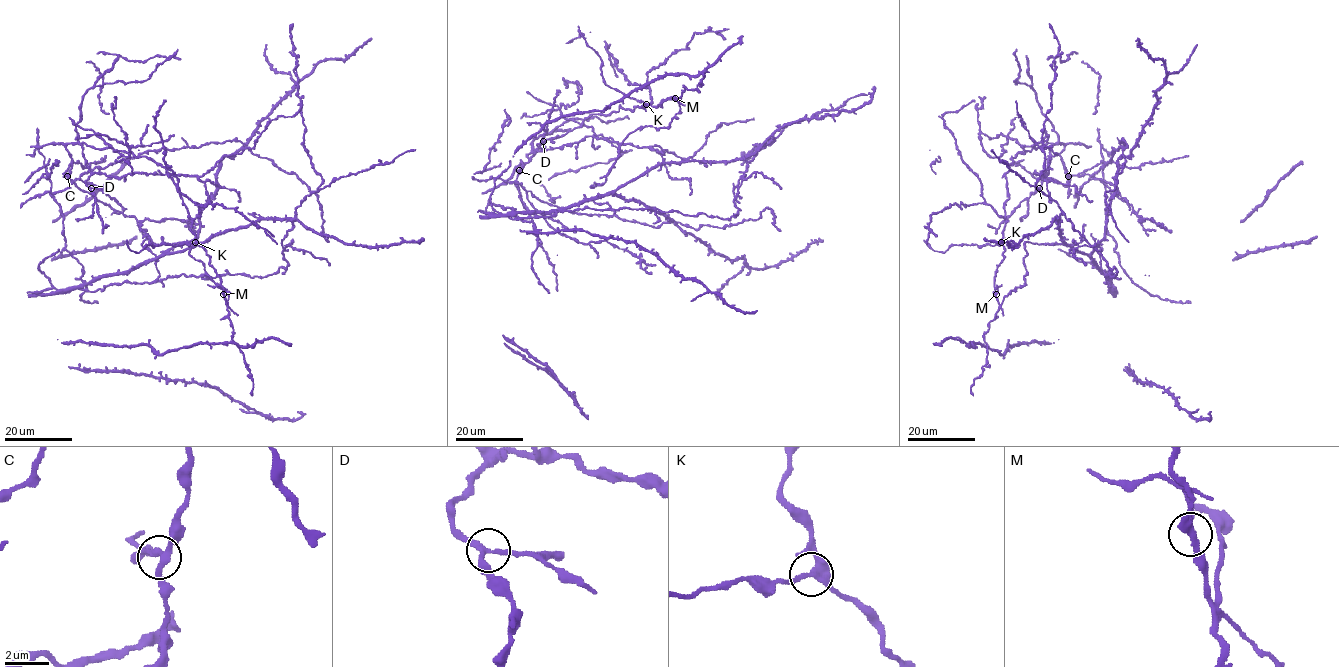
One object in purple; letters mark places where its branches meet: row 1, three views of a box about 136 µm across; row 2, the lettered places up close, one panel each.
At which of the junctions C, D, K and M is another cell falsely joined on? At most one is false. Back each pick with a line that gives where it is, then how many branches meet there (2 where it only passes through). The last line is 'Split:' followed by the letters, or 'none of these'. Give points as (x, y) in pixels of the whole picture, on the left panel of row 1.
M: at (223, 294); 3 branches meet
Split: M

